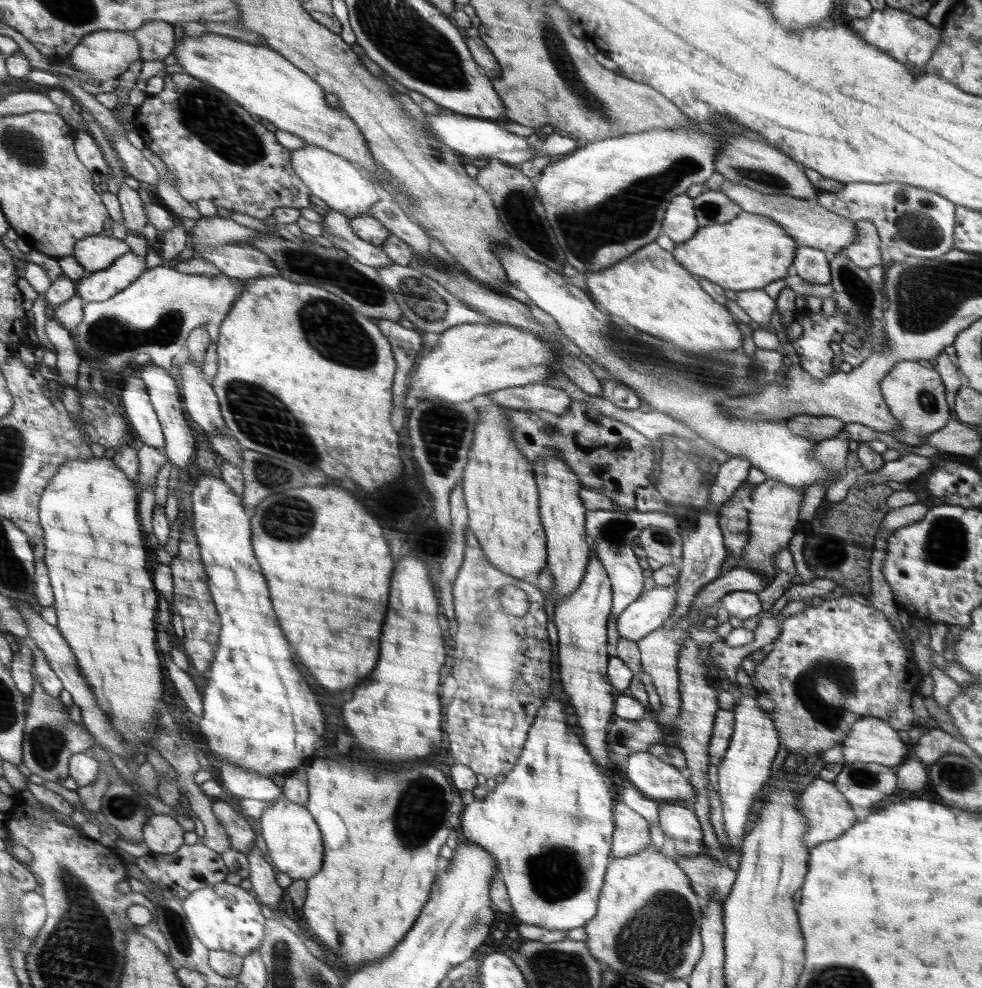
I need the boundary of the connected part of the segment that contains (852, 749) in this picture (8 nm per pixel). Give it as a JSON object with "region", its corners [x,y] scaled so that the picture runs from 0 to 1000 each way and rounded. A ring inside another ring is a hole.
{"region":[[[890,726],[873,729],[856,753],[862,772],[878,770],[912,777],[923,767],[923,761],[925,761],[923,752],[916,748],[914,739],[905,730]]]}

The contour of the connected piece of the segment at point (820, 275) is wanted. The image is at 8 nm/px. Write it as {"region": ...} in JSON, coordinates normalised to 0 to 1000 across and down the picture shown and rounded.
{"region":[[[814,249],[809,263],[811,277],[829,287],[843,287],[846,284],[844,263],[838,253],[824,249]]]}

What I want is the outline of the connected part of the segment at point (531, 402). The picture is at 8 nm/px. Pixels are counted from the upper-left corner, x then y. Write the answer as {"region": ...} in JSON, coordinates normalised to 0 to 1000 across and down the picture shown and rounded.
{"region":[[[554,388],[536,389],[499,397],[493,405],[519,414],[554,414],[571,420],[578,415],[581,405],[572,395]]]}

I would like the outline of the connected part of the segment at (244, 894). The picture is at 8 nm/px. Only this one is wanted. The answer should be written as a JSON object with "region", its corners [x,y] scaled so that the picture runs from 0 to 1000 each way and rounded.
{"region":[[[230,893],[212,896],[198,902],[186,914],[204,952],[215,963],[233,963],[248,970],[264,963],[269,950],[270,929],[265,923],[265,912],[255,901]]]}

